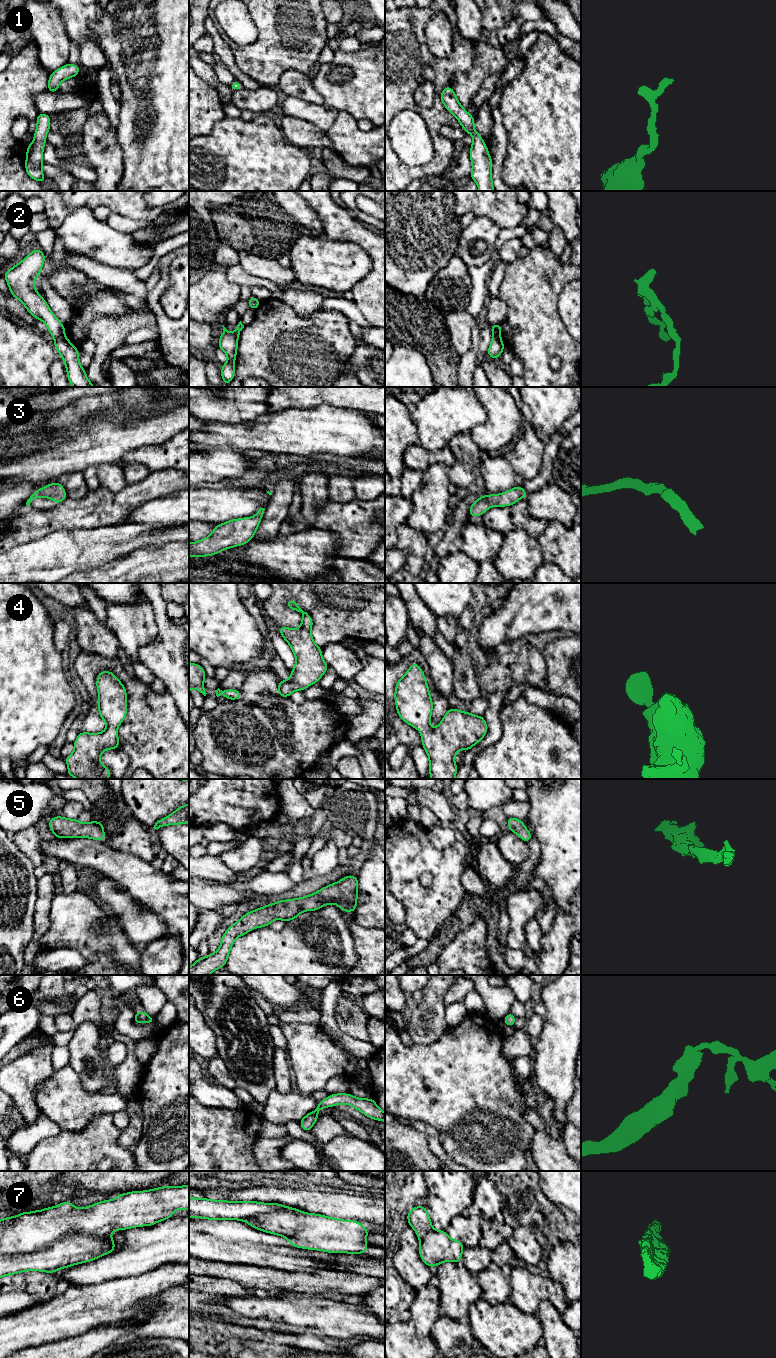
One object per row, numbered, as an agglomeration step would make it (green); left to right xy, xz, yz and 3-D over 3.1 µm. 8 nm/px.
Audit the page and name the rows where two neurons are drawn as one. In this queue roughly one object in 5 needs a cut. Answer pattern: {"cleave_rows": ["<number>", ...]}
{"cleave_rows": ["7"]}

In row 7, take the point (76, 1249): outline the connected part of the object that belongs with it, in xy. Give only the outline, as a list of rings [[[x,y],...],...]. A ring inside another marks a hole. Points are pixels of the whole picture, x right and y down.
[[[109,1234],[72,1235],[33,1252],[0,1254],[0,1278],[25,1271],[55,1273],[61,1268],[96,1260],[115,1248]]]

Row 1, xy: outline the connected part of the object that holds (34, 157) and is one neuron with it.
[[[39,112],[36,121],[34,141],[27,146],[25,170],[29,177],[43,184],[46,177],[41,167],[44,164],[43,149],[47,142],[45,136],[50,131],[50,115]]]

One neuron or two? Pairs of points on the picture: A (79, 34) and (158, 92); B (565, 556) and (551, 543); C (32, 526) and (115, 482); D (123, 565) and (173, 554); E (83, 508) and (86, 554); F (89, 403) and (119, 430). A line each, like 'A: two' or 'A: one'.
A: two
B: one
C: two
D: one
E: two
F: two

